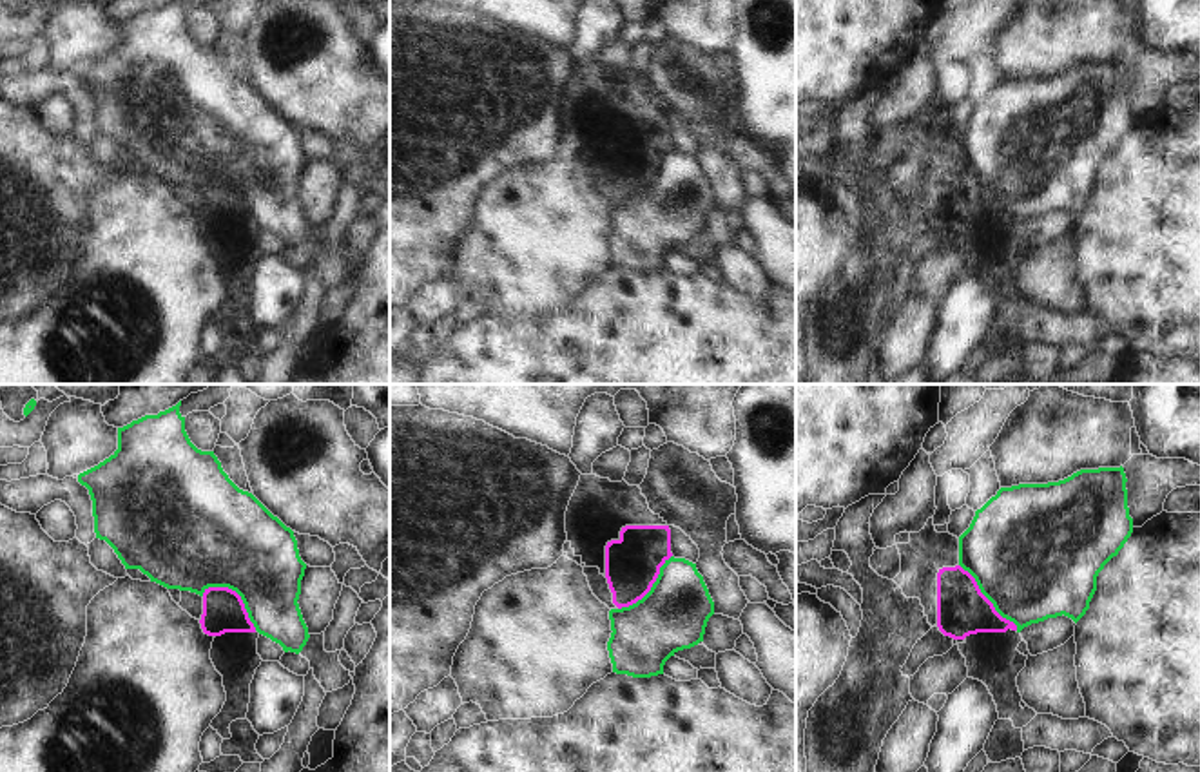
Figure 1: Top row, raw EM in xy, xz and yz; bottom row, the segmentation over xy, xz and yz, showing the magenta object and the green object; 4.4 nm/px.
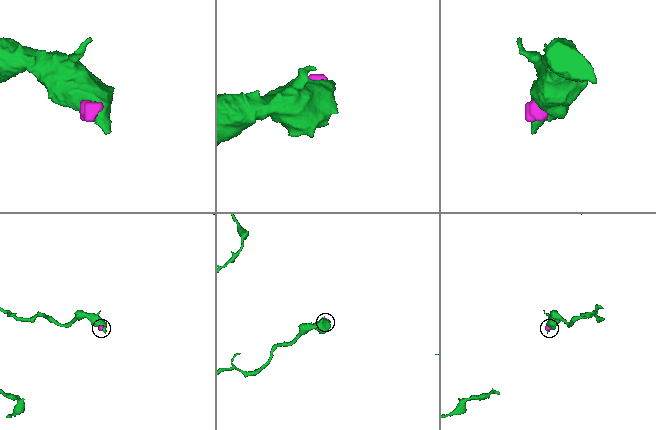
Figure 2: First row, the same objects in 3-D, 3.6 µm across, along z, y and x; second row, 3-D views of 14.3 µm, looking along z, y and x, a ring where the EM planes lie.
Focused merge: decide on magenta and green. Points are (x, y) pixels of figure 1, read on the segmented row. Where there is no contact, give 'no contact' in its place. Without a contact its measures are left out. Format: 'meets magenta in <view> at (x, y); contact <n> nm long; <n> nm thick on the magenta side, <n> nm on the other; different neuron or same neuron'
meets magenta in xy at (238, 595); contact 300 nm long; 190 nm thick on the magenta side, 420 nm on the other; same neuron

